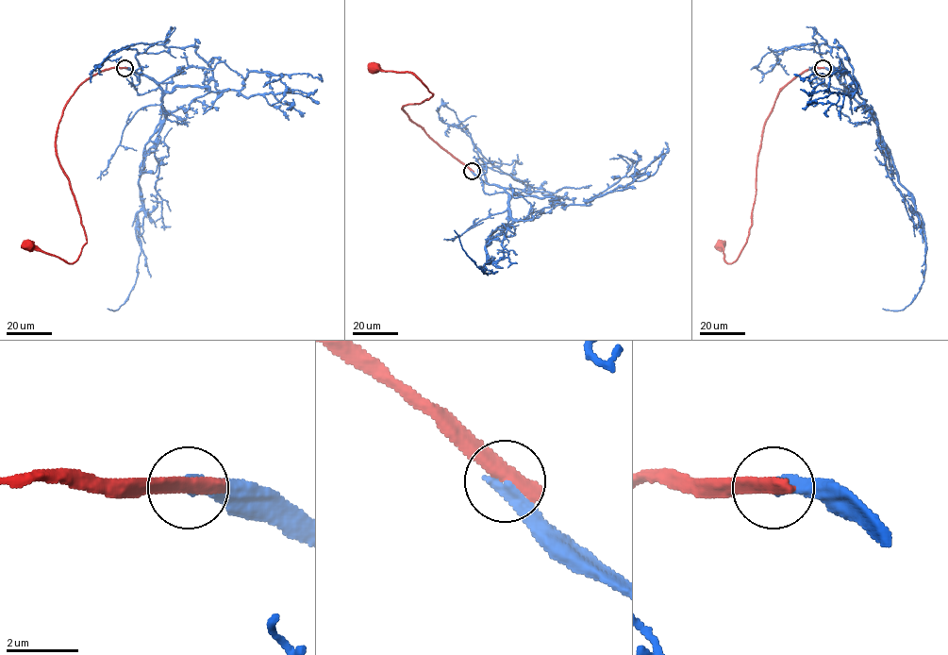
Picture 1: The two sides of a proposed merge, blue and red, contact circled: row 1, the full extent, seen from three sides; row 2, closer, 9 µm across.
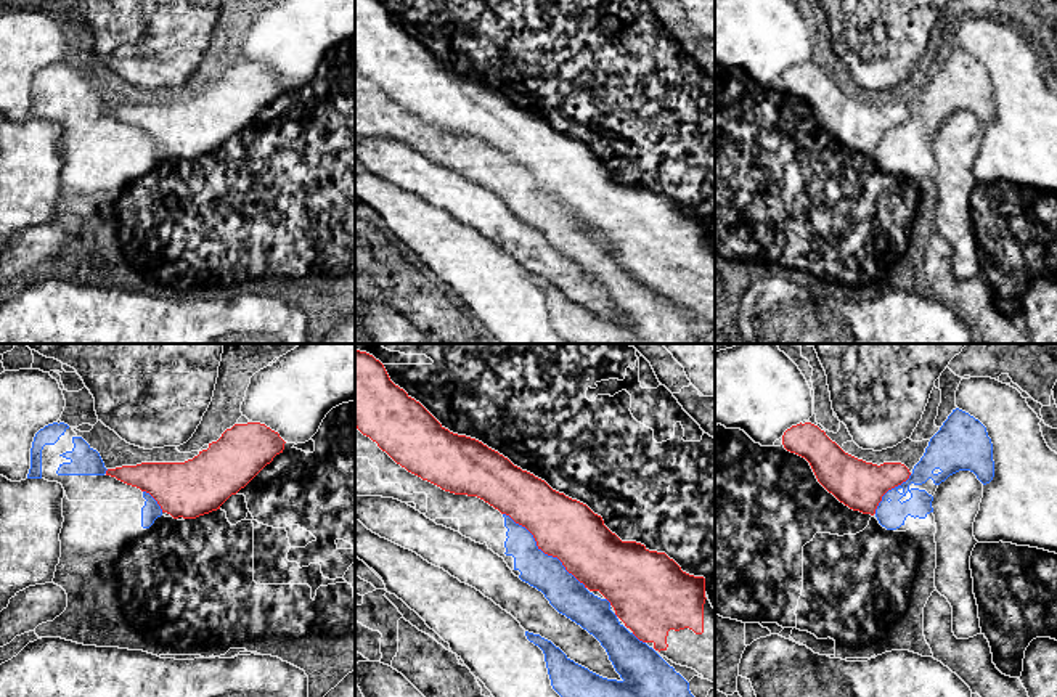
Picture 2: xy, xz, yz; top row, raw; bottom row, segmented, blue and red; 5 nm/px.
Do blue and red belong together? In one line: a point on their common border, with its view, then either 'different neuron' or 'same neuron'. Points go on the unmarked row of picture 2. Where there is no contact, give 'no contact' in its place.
xz (542, 191) | different neuron

